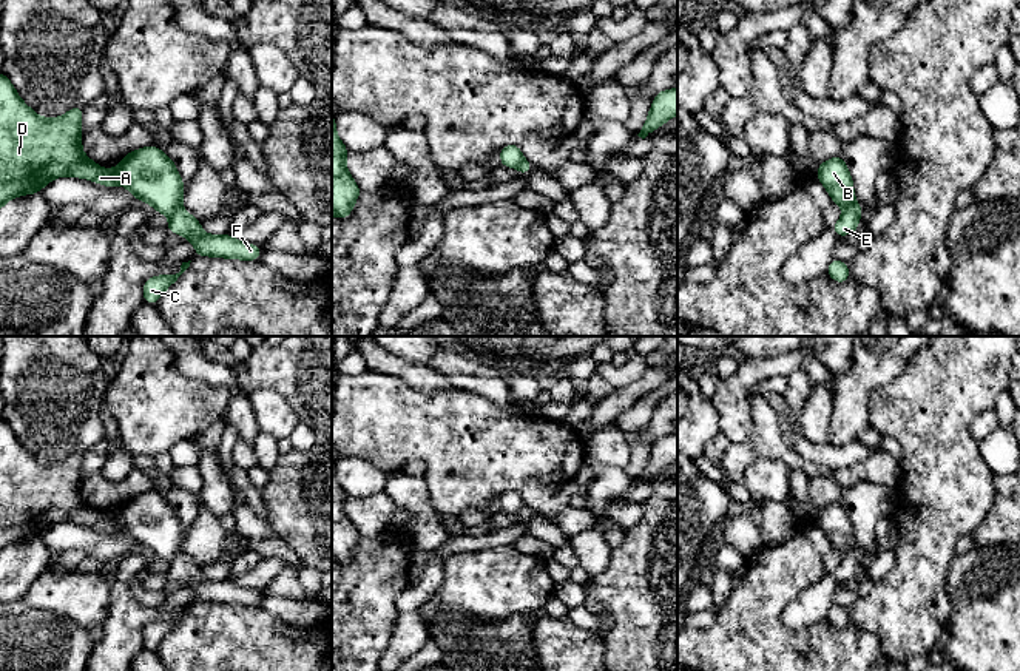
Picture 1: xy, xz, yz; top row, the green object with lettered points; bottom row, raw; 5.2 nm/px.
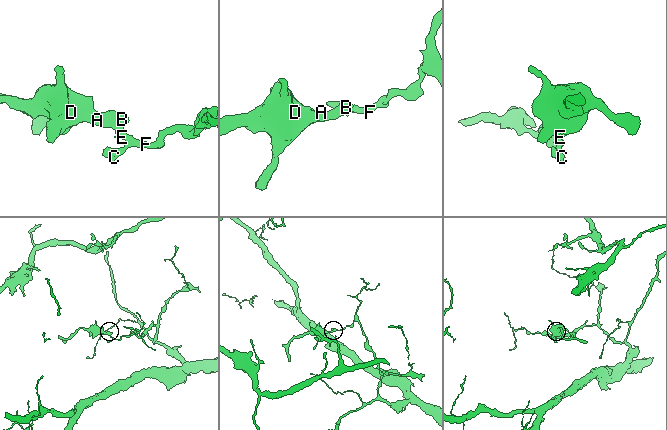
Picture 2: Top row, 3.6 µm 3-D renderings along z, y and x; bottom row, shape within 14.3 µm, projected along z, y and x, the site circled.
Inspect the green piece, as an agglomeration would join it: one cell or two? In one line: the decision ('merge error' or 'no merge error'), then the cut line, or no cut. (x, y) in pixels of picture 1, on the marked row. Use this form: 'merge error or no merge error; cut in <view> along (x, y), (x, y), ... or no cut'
merge error; cut in xy along (179, 204), (172, 216)

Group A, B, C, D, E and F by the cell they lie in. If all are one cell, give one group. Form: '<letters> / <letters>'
A B D / C E F

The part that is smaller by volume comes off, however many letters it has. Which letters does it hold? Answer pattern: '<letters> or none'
A, B, D

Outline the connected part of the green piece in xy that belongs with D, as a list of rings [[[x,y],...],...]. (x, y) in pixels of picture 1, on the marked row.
[[[0,72],[0,208],[9,199],[40,193],[56,177],[76,176],[111,190],[122,184],[136,201],[173,216],[185,191],[173,159],[150,145],[127,153],[117,168],[102,170],[82,151],[83,108],[77,105],[62,117],[40,117]]]

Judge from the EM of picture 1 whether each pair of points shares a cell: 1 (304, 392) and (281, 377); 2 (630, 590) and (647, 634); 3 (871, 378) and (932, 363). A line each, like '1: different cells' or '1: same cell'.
1: same cell
2: same cell
3: different cells

